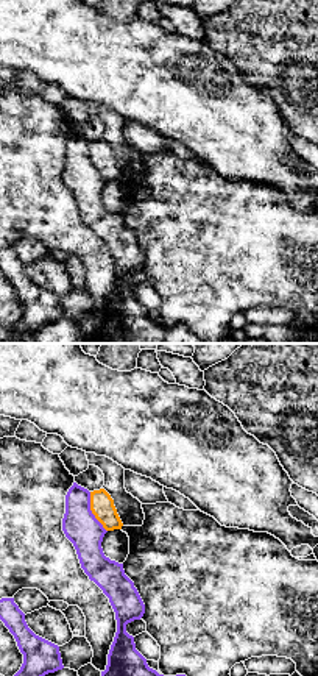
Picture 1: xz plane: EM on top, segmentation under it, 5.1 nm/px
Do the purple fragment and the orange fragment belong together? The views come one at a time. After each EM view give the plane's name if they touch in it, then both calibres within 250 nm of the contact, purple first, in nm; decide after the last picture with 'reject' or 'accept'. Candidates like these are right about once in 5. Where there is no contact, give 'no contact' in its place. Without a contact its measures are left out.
xz | 180/120 nm

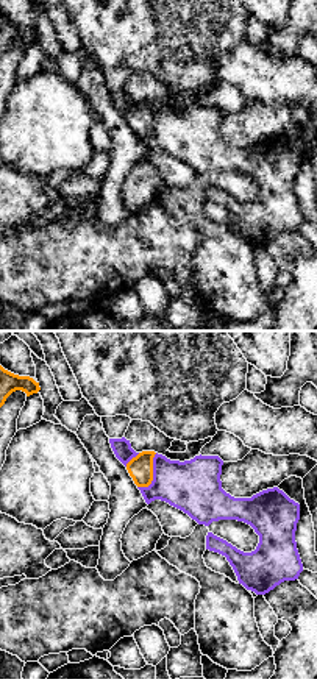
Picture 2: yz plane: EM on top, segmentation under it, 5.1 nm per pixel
yz | 280/130 nm

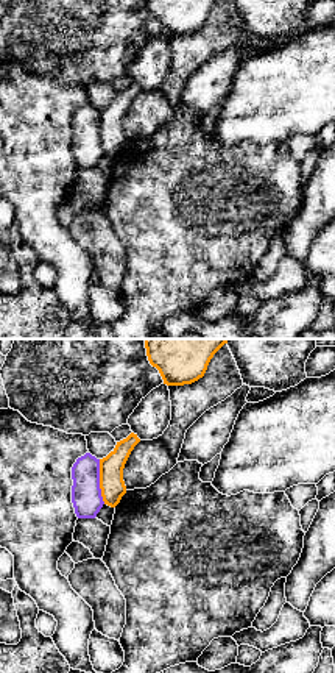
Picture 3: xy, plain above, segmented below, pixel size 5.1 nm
xy | 160/130 nm

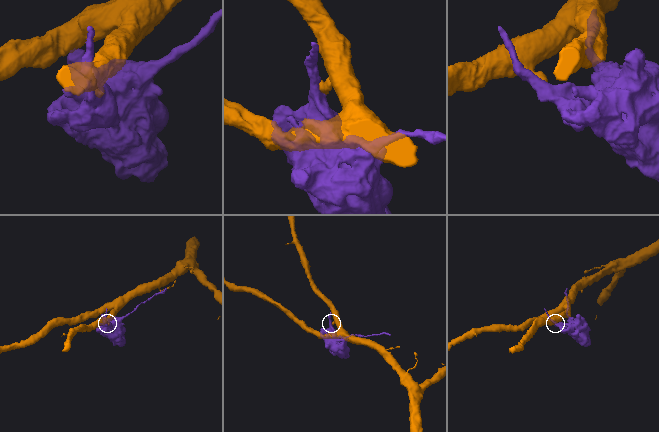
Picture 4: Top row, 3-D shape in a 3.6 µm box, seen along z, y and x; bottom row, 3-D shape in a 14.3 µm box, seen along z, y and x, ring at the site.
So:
reject

